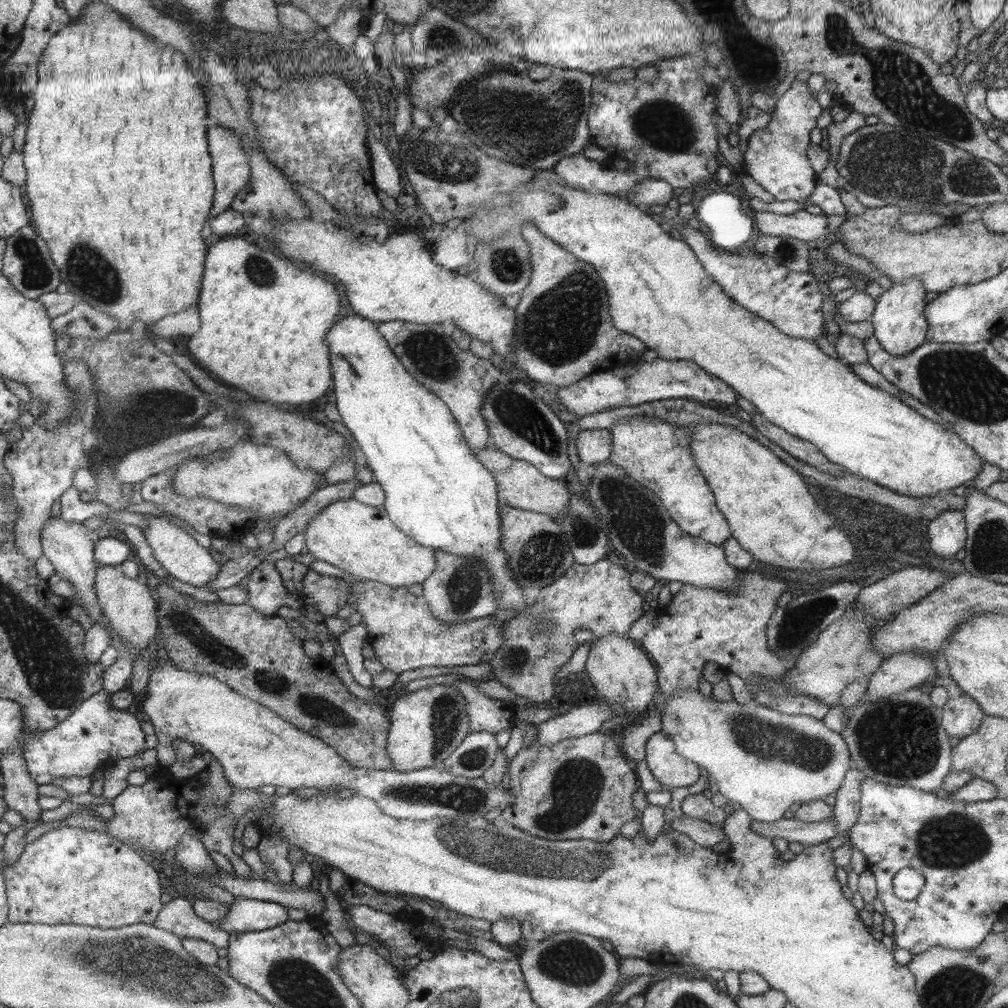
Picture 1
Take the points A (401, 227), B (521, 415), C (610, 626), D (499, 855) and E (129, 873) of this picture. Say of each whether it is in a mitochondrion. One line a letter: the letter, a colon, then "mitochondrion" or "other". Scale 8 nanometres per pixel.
A: other
B: mitochondrion
C: other
D: mitochondrion
E: other

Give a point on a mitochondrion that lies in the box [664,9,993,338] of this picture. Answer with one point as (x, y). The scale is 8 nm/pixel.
(899, 83)

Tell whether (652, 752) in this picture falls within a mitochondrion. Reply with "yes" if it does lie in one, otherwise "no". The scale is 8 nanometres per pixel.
no

